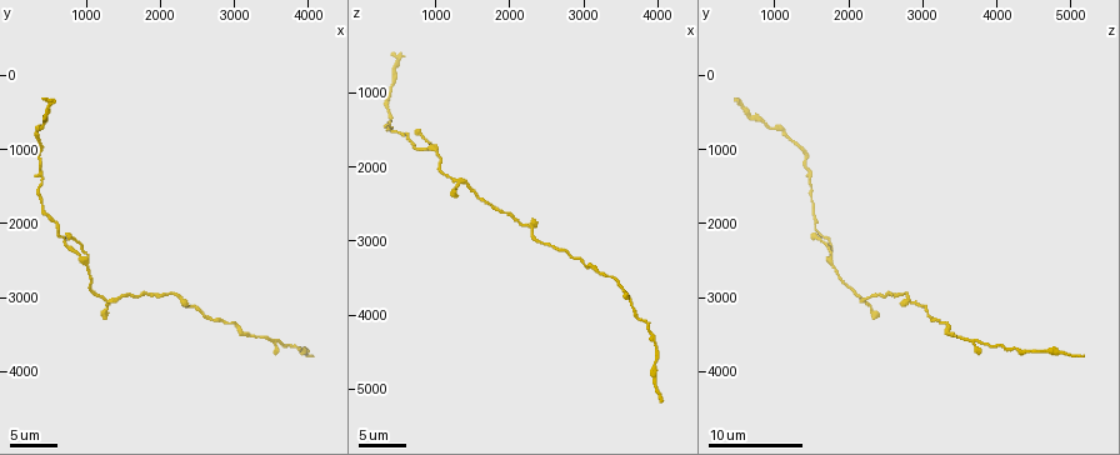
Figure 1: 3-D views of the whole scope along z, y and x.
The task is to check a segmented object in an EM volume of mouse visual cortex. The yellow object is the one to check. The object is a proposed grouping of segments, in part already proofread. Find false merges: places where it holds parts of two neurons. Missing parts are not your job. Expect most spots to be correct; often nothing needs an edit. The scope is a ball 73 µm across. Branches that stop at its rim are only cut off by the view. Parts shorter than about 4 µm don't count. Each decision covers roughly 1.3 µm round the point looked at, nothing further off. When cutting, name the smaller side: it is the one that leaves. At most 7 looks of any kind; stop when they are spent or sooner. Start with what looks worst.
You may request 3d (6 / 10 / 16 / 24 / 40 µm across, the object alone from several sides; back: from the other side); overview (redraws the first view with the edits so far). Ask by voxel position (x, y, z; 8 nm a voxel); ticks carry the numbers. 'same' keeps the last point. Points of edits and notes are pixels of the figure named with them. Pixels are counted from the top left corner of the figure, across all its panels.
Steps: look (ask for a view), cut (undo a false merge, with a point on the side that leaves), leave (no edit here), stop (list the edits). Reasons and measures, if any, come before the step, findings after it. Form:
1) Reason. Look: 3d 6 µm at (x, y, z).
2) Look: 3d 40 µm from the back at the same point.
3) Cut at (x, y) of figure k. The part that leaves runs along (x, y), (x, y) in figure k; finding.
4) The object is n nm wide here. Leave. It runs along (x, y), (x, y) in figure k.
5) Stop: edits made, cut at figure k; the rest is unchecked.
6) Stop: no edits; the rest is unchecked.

Two arms at a narrow angle. Look: 3d 16 µm at (350, 1250, 1450).

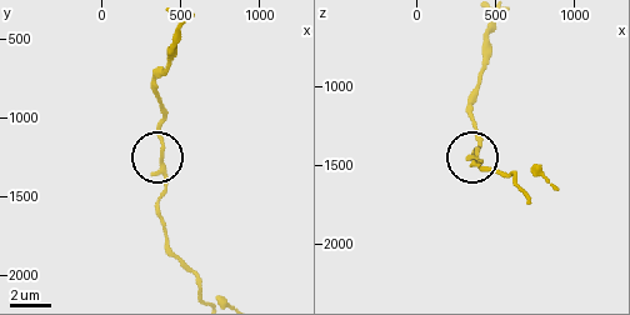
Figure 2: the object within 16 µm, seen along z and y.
3 arms meet here. Leave. One neuron here.

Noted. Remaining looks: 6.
Two arms in line, one across. Look: 3d 10 µm at (1250, 3000, 2150).

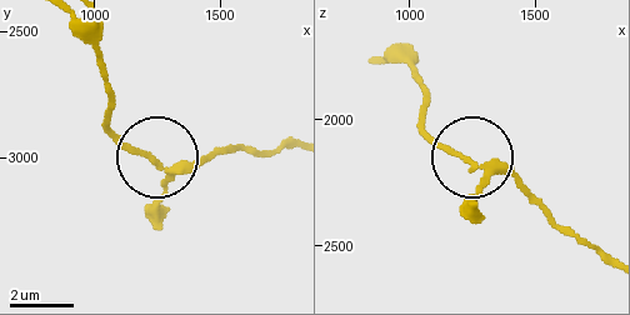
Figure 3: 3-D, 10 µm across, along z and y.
Look: 3d 10 µm from the back at (1240, 3020, 2170).

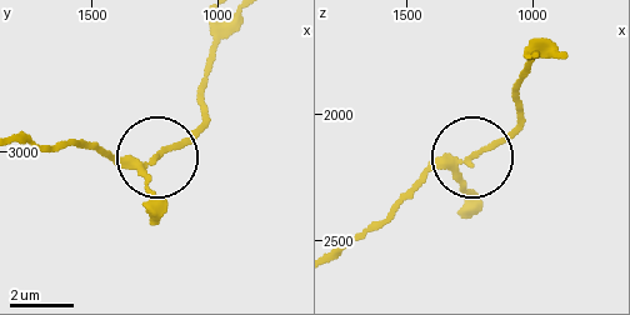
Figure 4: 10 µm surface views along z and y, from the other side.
3 arms meet here. Leave. One neuron here.

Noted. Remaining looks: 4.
Narrows sharply. Look: 3d 16 µm at (2100, 2950, 2750).

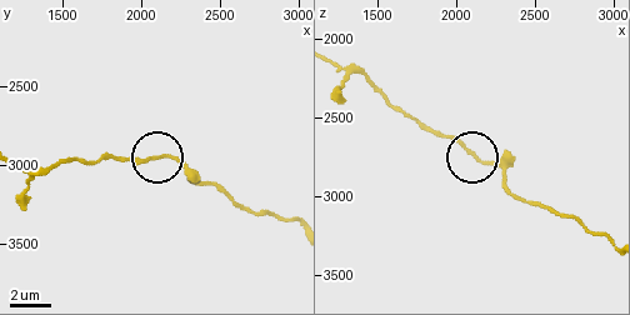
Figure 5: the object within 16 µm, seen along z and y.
Look: 3d 6 µm at (2120, 2940, 2740).

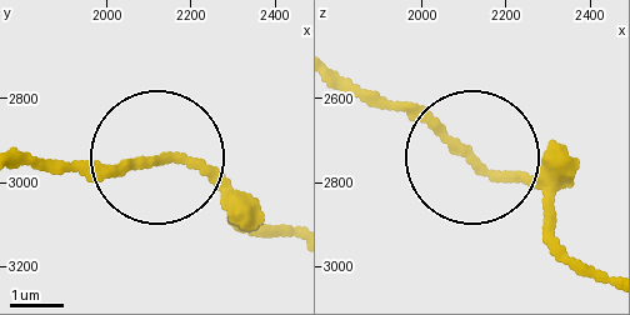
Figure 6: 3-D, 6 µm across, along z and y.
Leave. It runs along (346, 84), (413, 106), (480, 160), (570, 183) in figure 6; all the same neuron.

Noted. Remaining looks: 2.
Narrows sharply. Look: 3d 16 µm at (400, 750, 900).

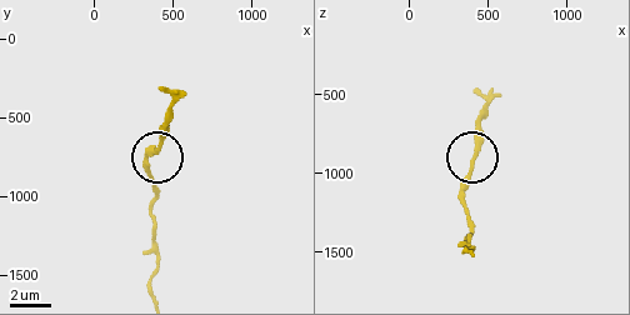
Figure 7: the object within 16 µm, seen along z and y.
Look: 3d 16 µm from the back at (400, 720, 940).

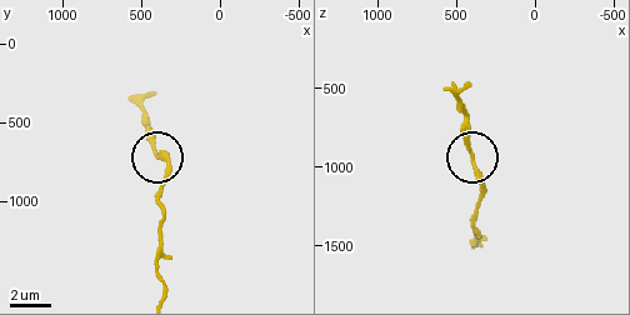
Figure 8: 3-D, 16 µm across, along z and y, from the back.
Leave. It runs along (164, 290), (155, 255), (165, 169), (155, 154), (150, 120) in figure 8; continuous, no second neuron.

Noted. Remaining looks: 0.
Stop: no edits; the rest is unchecked.

